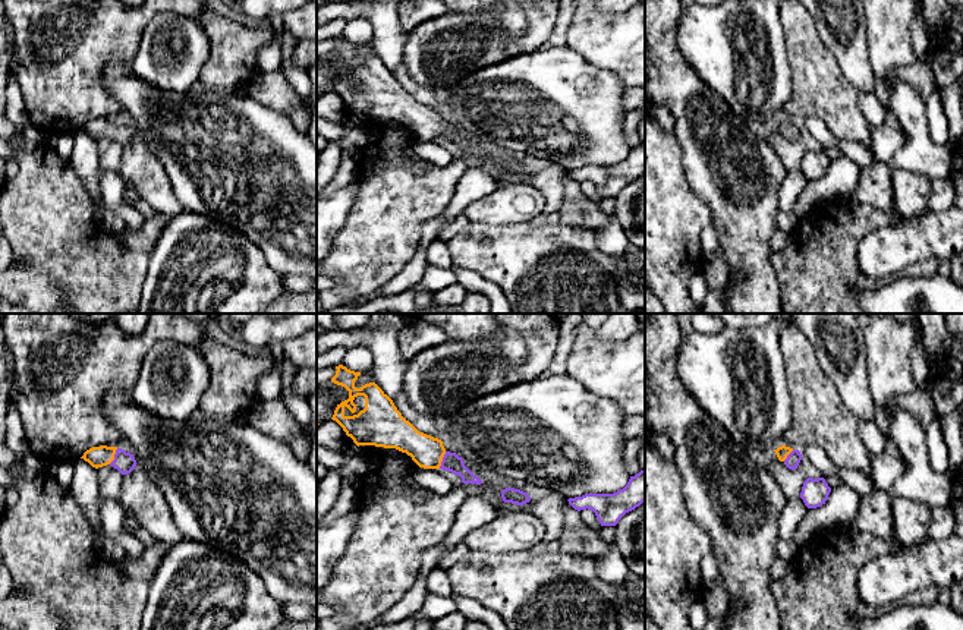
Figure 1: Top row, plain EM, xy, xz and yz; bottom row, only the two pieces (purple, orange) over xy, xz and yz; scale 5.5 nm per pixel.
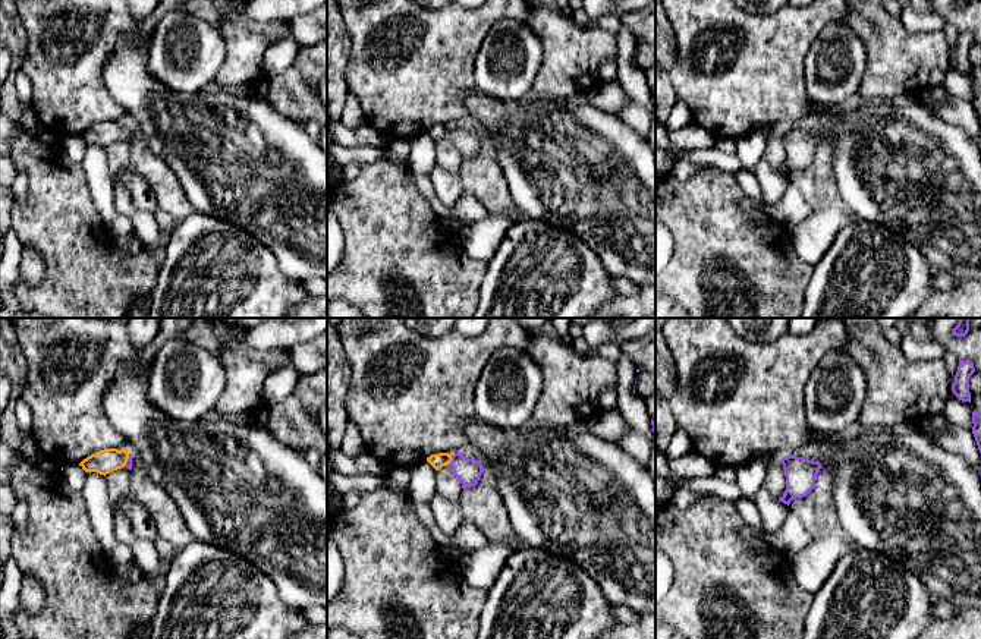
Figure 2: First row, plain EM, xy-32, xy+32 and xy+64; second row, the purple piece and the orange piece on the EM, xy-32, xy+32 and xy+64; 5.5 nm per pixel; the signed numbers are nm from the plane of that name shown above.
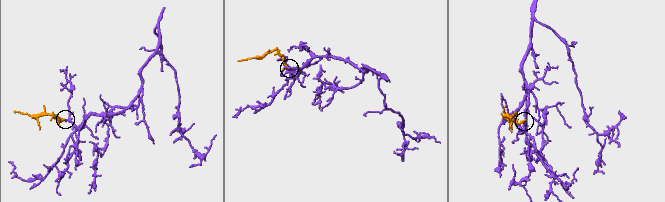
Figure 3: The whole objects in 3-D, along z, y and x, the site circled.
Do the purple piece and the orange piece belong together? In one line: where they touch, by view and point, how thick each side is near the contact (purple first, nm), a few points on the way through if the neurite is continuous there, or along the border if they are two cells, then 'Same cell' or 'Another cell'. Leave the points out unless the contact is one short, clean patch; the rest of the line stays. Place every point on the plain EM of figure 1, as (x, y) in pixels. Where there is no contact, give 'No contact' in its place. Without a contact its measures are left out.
Touches purple at xz (443, 132). Thickness 100 nm (purple) against 180 nm. Path across: xz (452, 134), (443, 132), (427, 123). Same cell

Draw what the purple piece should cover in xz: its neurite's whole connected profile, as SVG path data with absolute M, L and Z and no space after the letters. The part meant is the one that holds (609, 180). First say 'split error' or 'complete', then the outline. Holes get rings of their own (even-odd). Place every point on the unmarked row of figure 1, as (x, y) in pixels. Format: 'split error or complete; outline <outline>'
complete; outline M645 142L630 148L627 157L614 166L585 166L567 173L578 183L592 182L601 198L616 198L626 185L645 173Z

